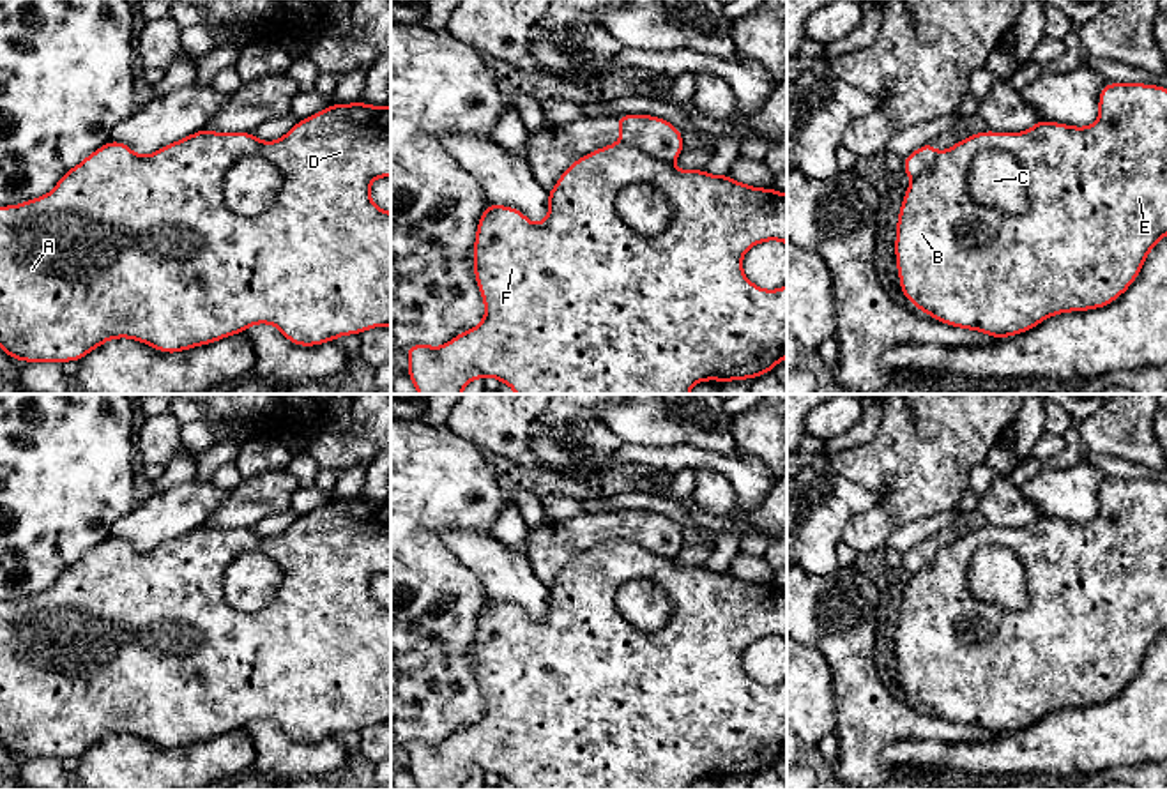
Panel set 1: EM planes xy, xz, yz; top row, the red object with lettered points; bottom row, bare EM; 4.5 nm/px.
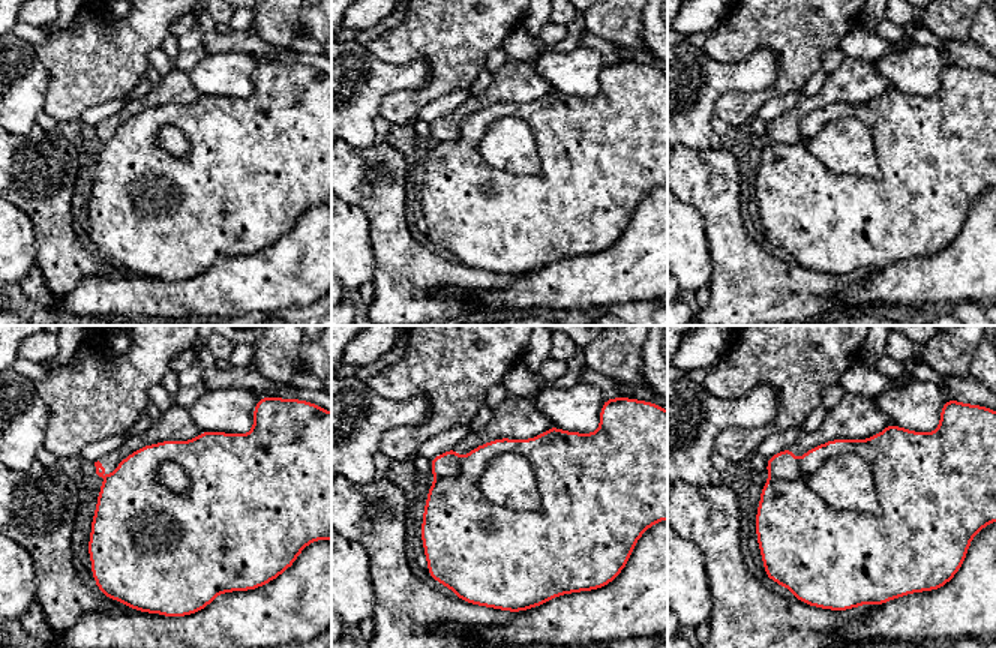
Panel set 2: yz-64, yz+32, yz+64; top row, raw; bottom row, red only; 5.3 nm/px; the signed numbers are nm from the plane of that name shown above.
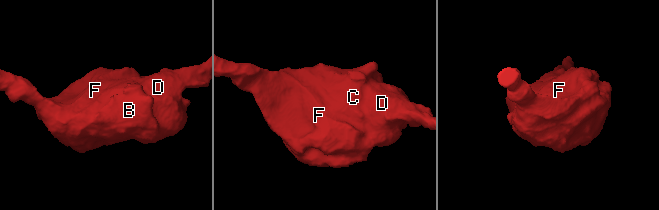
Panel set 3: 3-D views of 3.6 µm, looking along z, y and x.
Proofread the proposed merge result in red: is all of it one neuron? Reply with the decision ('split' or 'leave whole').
split

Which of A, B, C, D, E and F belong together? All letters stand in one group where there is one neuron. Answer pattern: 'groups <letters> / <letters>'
groups A B D E F / C

